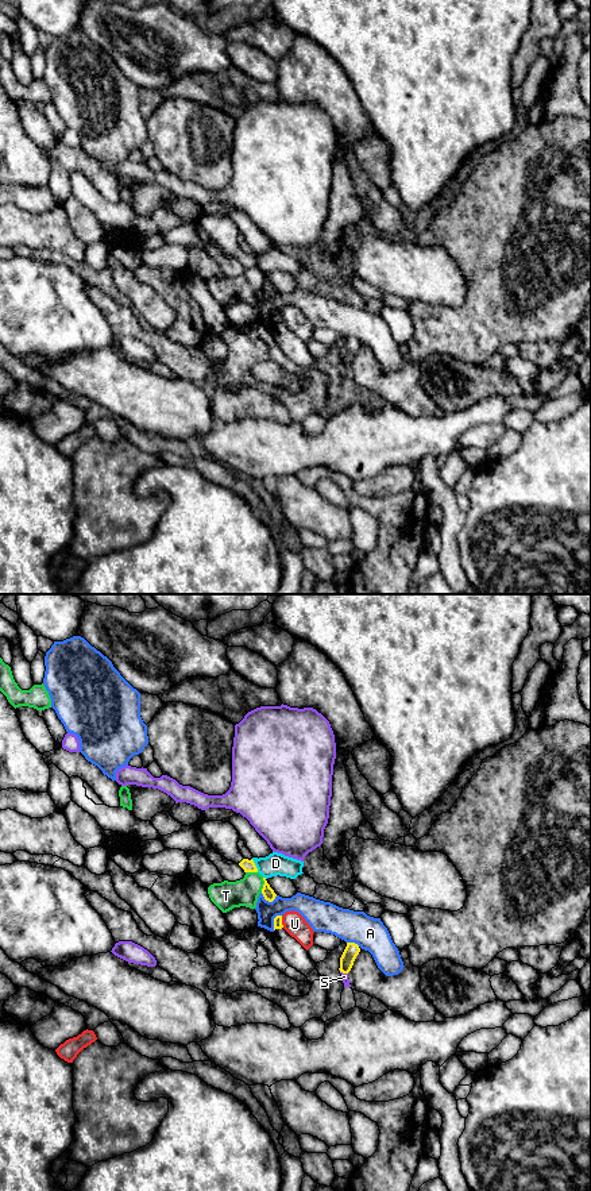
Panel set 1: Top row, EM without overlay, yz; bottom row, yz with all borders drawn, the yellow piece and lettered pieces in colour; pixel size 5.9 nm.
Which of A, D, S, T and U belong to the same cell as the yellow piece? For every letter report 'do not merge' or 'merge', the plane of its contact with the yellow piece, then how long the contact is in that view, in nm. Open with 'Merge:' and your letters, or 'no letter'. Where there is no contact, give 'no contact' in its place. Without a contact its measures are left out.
Merge: no letter
A: do not merge; meets yellow in yz; contact 110 nm long
D: do not merge; meets yellow in yz; contact 90 nm long
S: do not merge; meets yellow in yz; contact 70 nm long
T: do not merge; meets yellow in yz; contact 90 nm long
U: do not merge; meets yellow in yz; contact 70 nm long

